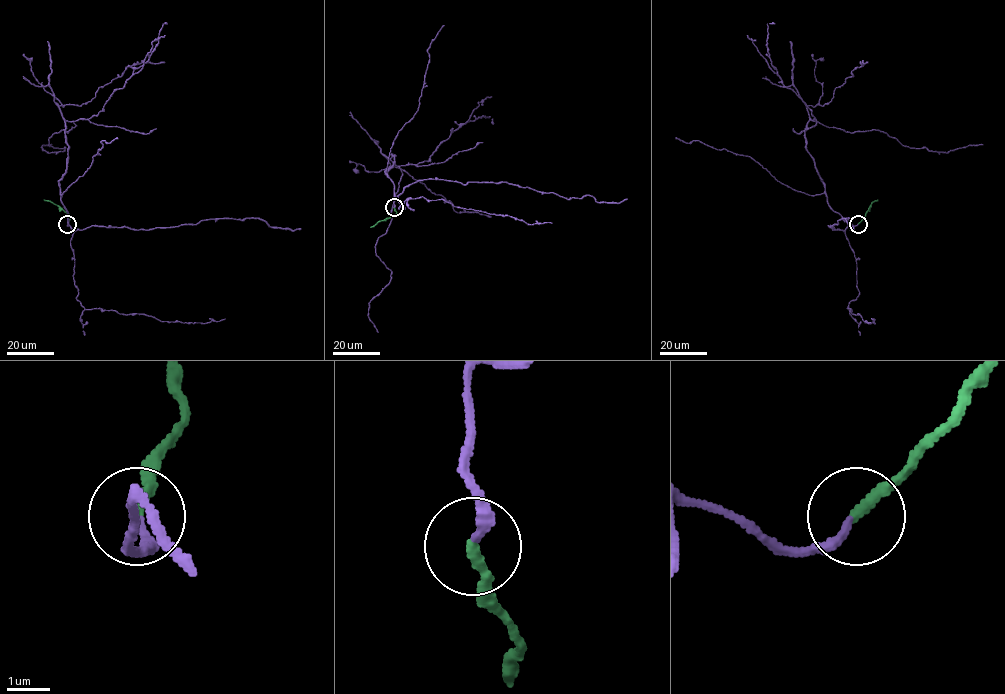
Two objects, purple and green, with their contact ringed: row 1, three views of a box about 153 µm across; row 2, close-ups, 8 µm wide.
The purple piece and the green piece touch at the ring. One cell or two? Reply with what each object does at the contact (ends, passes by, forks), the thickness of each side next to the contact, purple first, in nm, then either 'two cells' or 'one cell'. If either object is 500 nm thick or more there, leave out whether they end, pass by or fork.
purple ends there; green ends there; 200 nm thick on the purple side, 280 nm on the other; one cell

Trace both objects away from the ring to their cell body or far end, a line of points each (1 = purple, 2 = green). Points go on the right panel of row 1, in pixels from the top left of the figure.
1: (857, 224), (827, 202), (806, 146), (810, 120), (851, 133), (882, 131), (911, 148), (948, 152), (983, 144)
2: (858, 224), (871, 203), (878, 200)

